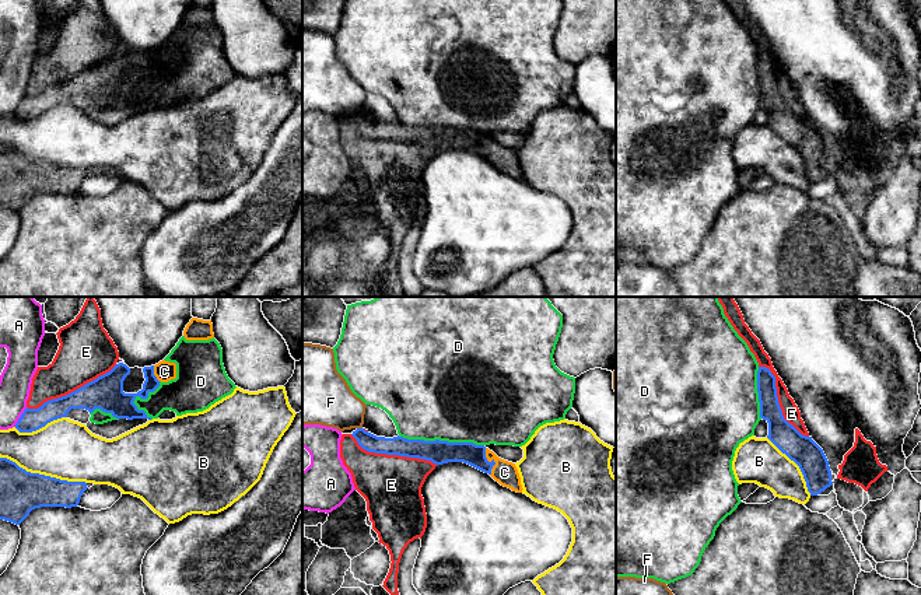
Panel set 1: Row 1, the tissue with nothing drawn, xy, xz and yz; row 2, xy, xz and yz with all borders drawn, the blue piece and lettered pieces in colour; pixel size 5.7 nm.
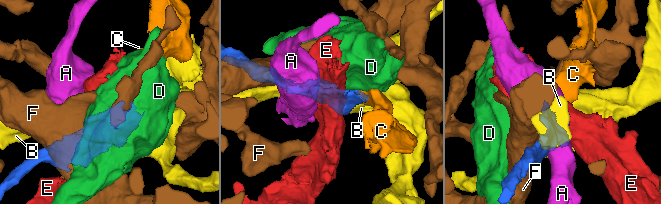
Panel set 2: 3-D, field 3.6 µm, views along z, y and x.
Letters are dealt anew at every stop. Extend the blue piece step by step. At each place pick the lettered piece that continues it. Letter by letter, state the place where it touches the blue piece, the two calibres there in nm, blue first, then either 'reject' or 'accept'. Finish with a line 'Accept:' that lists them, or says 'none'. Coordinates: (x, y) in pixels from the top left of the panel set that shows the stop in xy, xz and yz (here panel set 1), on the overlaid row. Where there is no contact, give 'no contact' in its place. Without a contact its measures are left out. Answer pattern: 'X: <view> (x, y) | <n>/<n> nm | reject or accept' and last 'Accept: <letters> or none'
A: xy (20, 417) | 130/180 nm | reject
B: xy (44, 475) | 240/340 nm | reject
C: xz (491, 461) | 130/140 nm | accept
D: xz (441, 441) | 140/480 nm | reject
E: xy (72, 392) | 200/320 nm | reject
F: xz (359, 429) | 110/300 nm | reject
Accept: C

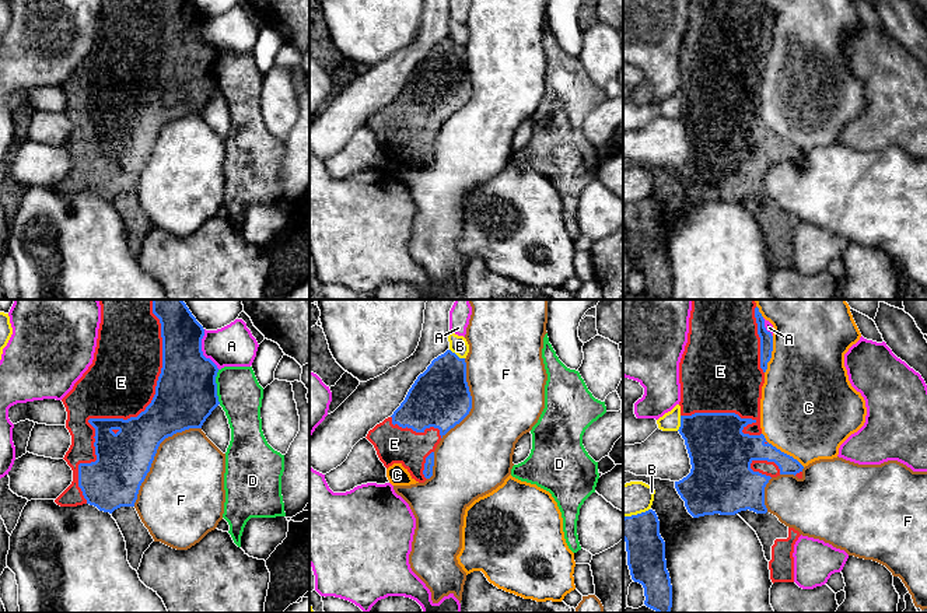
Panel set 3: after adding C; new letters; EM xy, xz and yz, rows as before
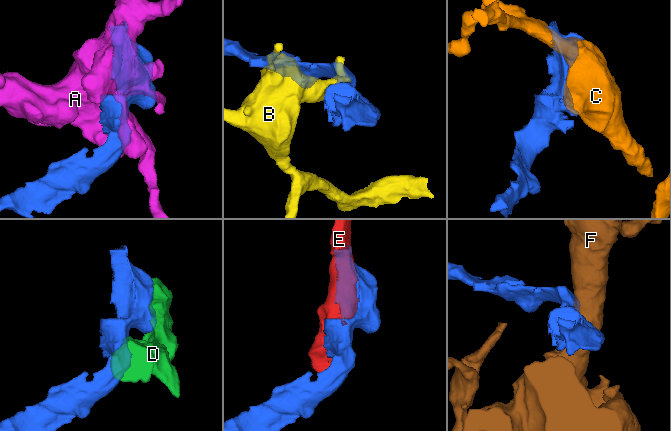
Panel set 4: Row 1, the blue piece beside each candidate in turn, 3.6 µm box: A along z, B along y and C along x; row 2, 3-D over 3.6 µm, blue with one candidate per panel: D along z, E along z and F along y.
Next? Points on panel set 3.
A: xy (200, 350) | 340/240 nm | reject
B: xz (455, 354) | 320/110 nm | reject
C: yz (780, 451) | 200/500 nm | reject
D: xy (216, 386) | 360/260 nm | reject
E: xy (122, 419) | 320/400 nm | accept
F: xy (154, 455) | 320/440 nm | reject
Accept: E

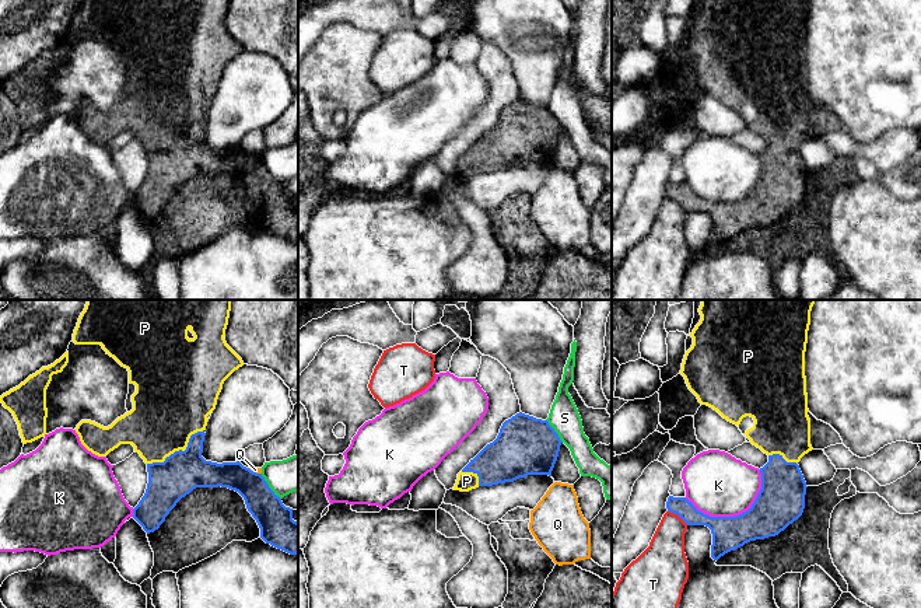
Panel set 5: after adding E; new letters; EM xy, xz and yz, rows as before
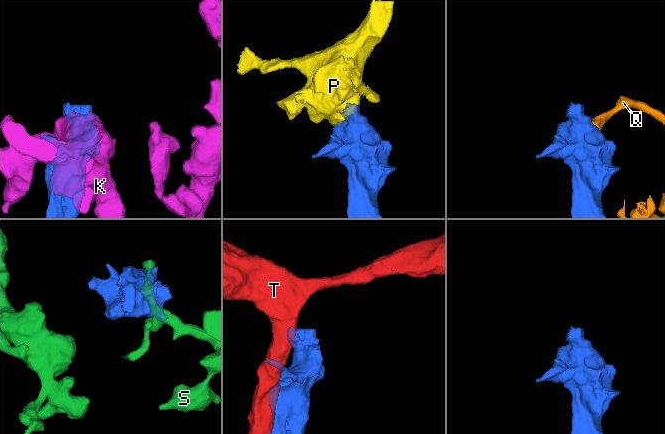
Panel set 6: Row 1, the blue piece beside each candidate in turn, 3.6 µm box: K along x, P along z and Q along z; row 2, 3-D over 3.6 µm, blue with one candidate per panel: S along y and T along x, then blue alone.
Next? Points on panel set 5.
K: yz (735, 516) | 260/360 nm | reject
P: xy (179, 450) | 240/400 nm | accept
Q: xy (255, 472) | 190/30 nm | reject
S: xy (268, 486) | 200/200 nm | reject
T: yz (678, 514) | 110/220 nm | reject
Accept: P

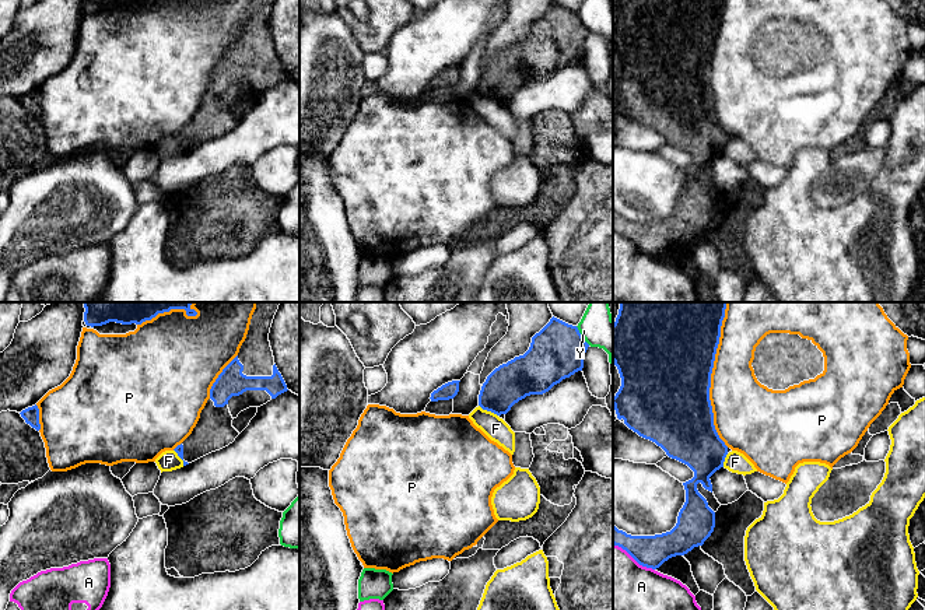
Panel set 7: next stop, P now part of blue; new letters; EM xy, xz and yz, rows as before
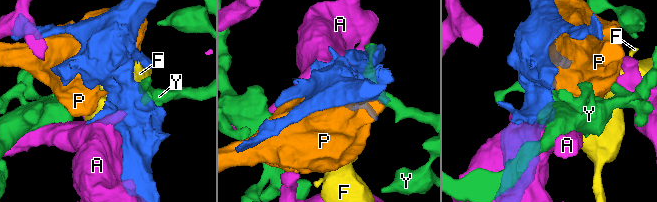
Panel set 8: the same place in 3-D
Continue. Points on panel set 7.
A: yz (634, 558) | 190/340 nm | reject
F: xz (489, 410) | 240/140 nm | reject
P: yz (710, 375) | 500/340 nm | reject
Y: xz (581, 336) | 320/200 nm | reject
Accept: none

